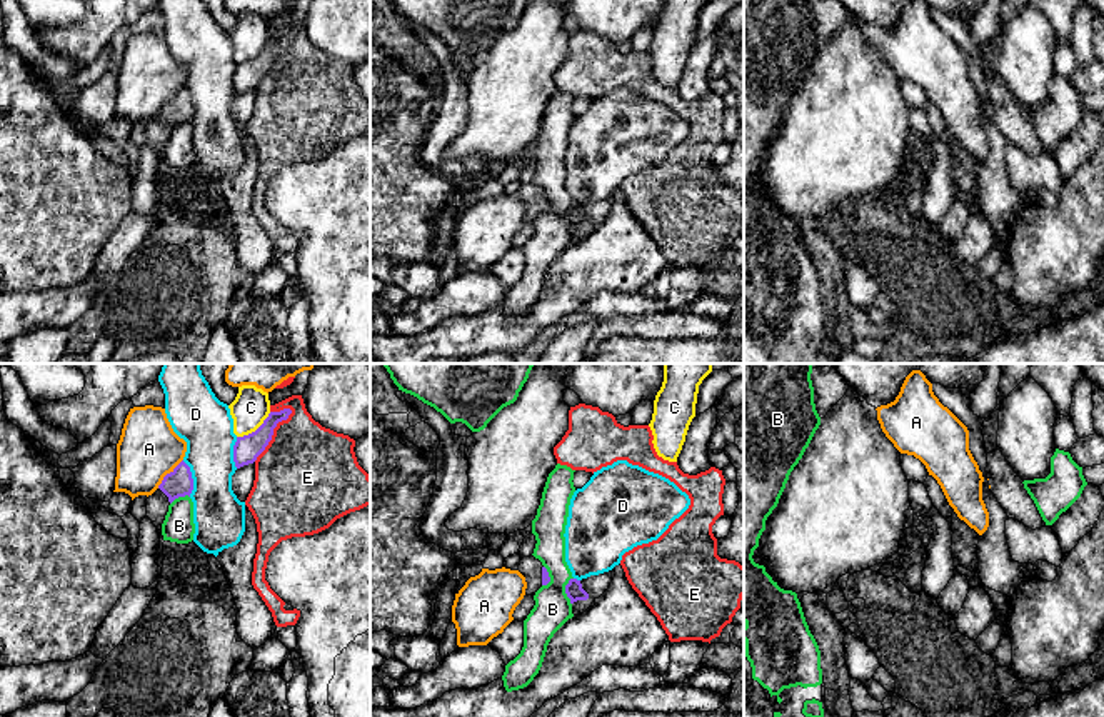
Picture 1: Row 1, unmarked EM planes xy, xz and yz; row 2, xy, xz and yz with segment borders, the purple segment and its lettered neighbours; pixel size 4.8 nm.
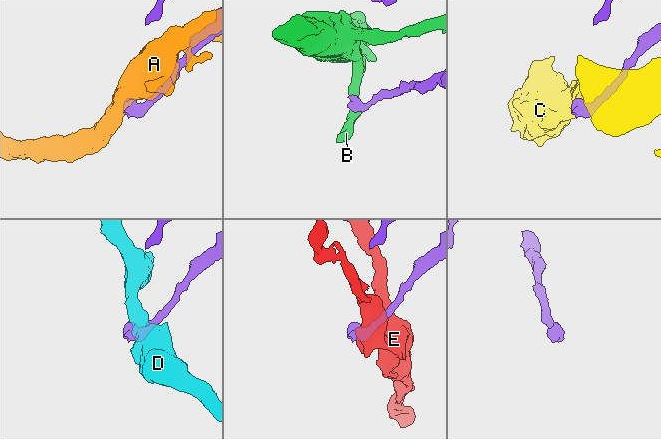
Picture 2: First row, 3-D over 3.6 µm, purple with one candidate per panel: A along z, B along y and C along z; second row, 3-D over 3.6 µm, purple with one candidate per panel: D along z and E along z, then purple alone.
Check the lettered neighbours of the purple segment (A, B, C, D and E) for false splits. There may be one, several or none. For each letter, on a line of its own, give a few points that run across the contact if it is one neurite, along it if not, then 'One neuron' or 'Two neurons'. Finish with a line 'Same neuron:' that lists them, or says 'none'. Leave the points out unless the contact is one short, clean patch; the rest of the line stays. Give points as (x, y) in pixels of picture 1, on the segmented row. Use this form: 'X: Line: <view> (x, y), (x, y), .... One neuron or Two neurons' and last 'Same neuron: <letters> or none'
A: Two neurons
B: Line: xz (572, 577), (566, 586), (566, 596), (571, 604). Two neurons
C: Two neurons
D: Line: xy (182, 461), (189, 467), (192, 479), (190, 496). Two neurons
E: Line: xy (289, 407), (291, 414), (277, 424), (272, 439), (254, 461). Two neurons
Same neuron: none

